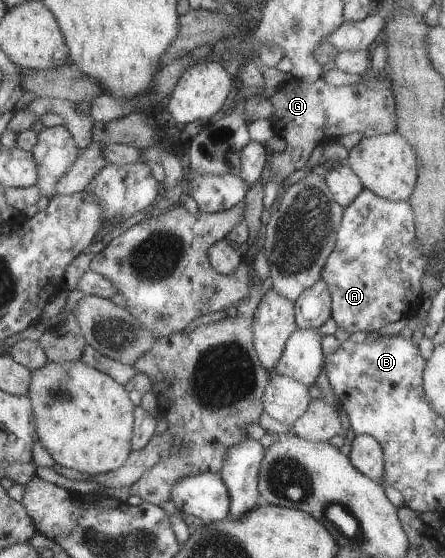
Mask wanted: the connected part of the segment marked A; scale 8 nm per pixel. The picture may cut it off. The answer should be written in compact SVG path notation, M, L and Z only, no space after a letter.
M364 188L345 207L335 234L335 250L327 258L322 279L332 296L332 318L349 333L381 328L415 316L423 304L421 289L429 258L417 242L415 212L408 201L390 201Z

